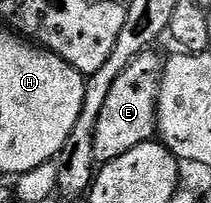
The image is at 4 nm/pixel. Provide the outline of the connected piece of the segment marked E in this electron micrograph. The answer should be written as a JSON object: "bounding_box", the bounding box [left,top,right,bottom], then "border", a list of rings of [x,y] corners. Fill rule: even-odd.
{"bounding_box":[93,52,163,163],"border":[[[148,52],[137,56],[121,76],[117,76],[117,84],[109,88],[109,97],[105,100],[105,105],[101,108],[101,116],[97,116],[97,128],[93,132],[93,152],[96,163],[112,162],[117,160],[117,156],[125,156],[129,148],[137,148],[137,144],[150,142],[157,134],[157,111],[159,108],[159,81],[163,75],[162,57],[158,58],[155,52]]]}

